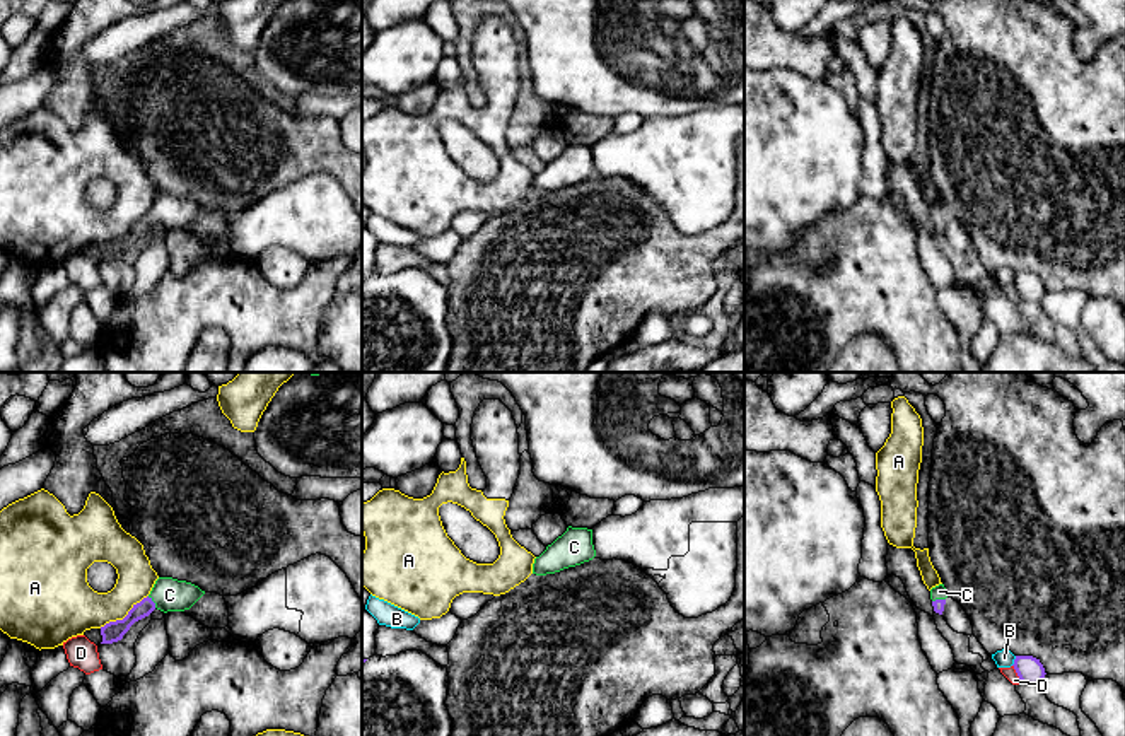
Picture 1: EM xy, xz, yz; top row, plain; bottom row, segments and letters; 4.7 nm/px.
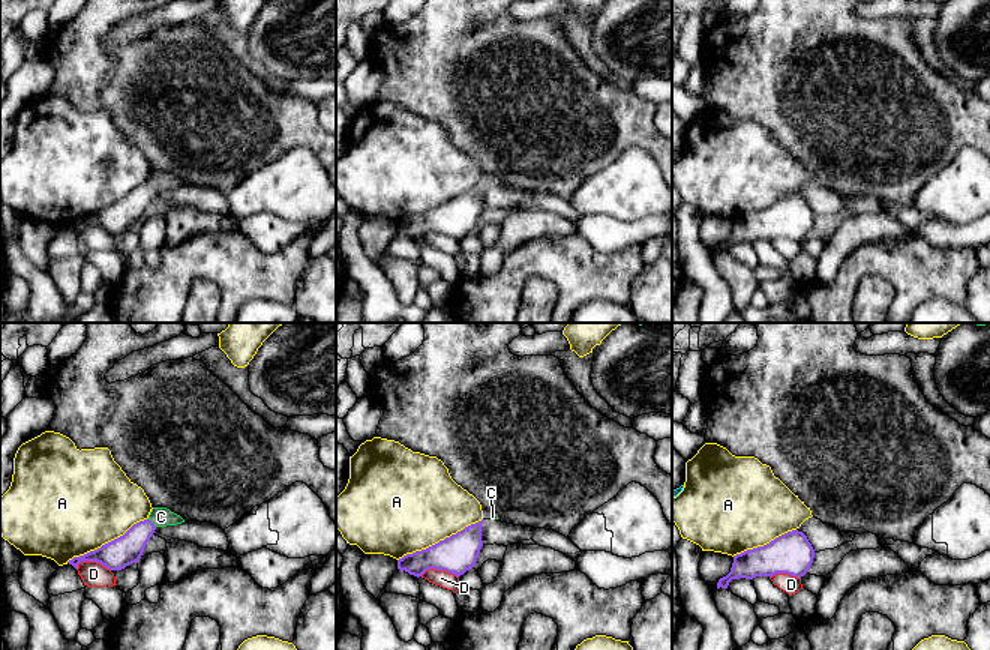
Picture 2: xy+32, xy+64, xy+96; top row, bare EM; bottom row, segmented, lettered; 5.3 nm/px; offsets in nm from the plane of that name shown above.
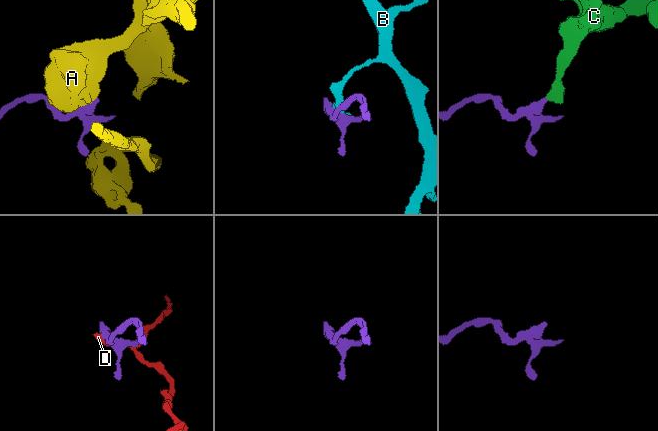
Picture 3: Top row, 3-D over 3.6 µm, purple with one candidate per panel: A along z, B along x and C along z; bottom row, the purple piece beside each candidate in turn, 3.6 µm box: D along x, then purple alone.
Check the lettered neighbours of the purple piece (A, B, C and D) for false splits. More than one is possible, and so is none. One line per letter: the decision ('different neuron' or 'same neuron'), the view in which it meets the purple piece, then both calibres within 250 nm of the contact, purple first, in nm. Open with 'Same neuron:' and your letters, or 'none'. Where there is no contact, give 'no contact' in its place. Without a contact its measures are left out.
Same neuron: C
A: different neuron; meets purple in xy; 100 nm thick on the purple side, 240 nm on the other
B: different neuron; meets purple in yz; 120 nm thick on the purple side, 90 nm on the other
C: same neuron; meets purple in xy; 100 nm thick on the purple side, 160 nm on the other
D: different neuron; meets purple in yz; 120 nm thick on the purple side, 60 nm on the other

